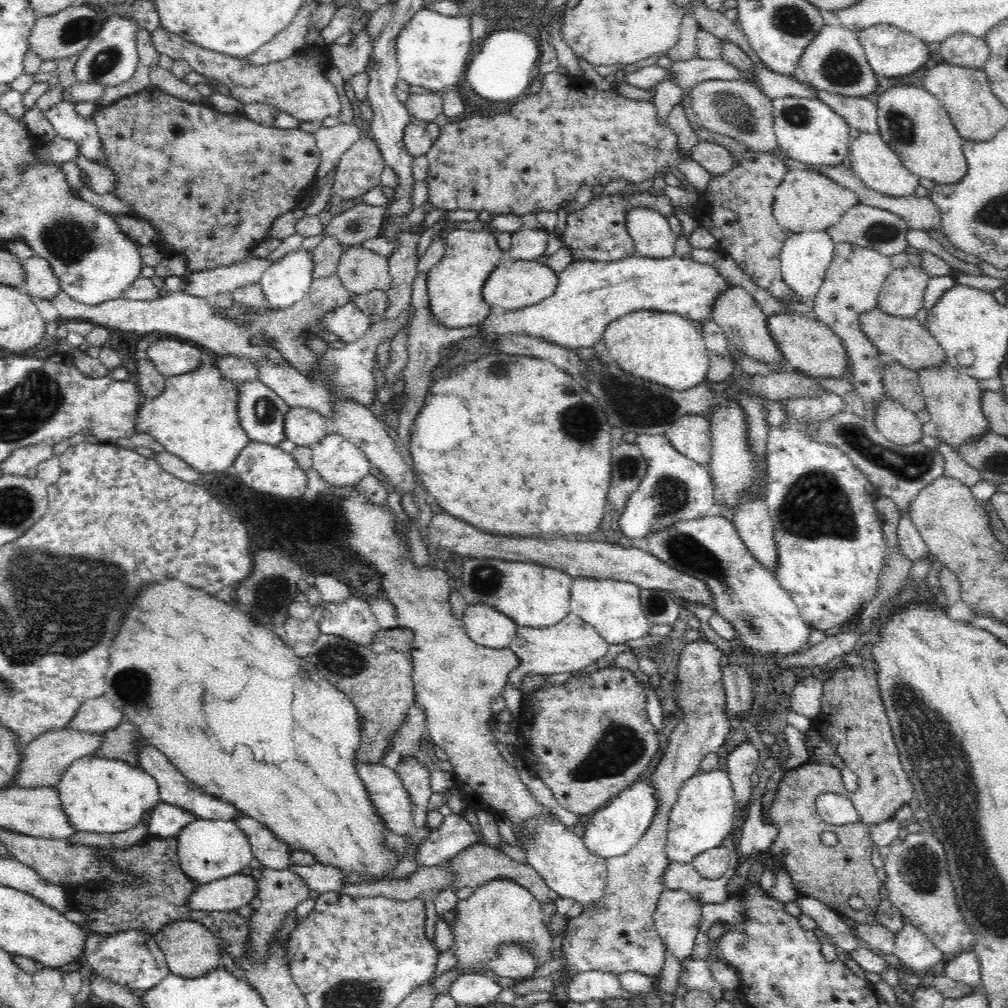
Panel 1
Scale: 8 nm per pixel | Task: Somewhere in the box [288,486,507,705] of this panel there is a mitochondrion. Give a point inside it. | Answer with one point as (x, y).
(340, 659)

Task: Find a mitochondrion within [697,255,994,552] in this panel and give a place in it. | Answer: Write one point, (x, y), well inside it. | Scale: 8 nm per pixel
(816, 505)

